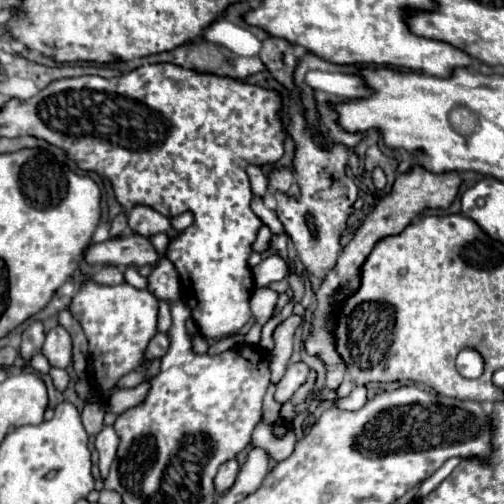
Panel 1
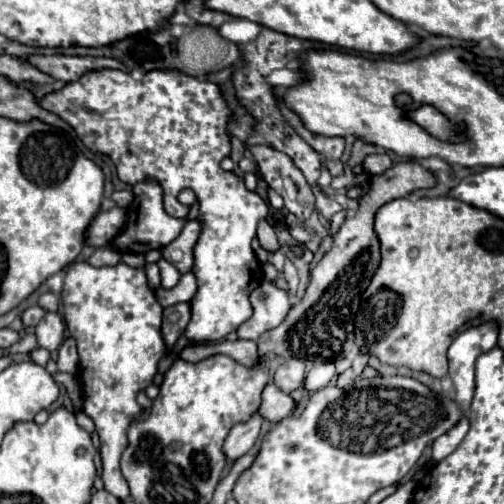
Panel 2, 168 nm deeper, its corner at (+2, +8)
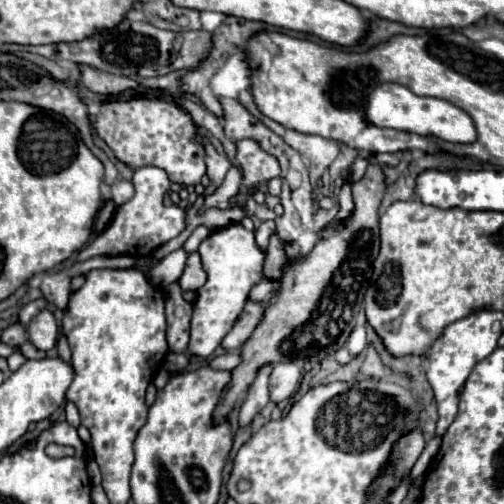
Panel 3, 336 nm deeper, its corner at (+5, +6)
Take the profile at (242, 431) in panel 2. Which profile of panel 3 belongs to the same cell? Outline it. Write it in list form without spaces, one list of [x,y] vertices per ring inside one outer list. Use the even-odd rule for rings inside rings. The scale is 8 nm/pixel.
[[[262,366],[262,370],[258,372],[256,380],[252,382],[252,386],[248,390],[248,396],[246,396],[246,400],[240,408],[240,418],[238,418],[240,428],[248,426],[256,418],[256,414],[270,402],[268,376],[270,376],[270,366]]]

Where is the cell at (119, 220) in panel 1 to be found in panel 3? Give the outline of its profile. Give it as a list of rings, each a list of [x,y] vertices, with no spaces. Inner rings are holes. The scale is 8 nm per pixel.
[[[116,180],[116,182],[112,184],[112,198],[114,198],[114,202],[116,202],[118,206],[124,204],[124,202],[128,202],[132,196],[134,196],[134,186],[132,186],[132,182]]]

